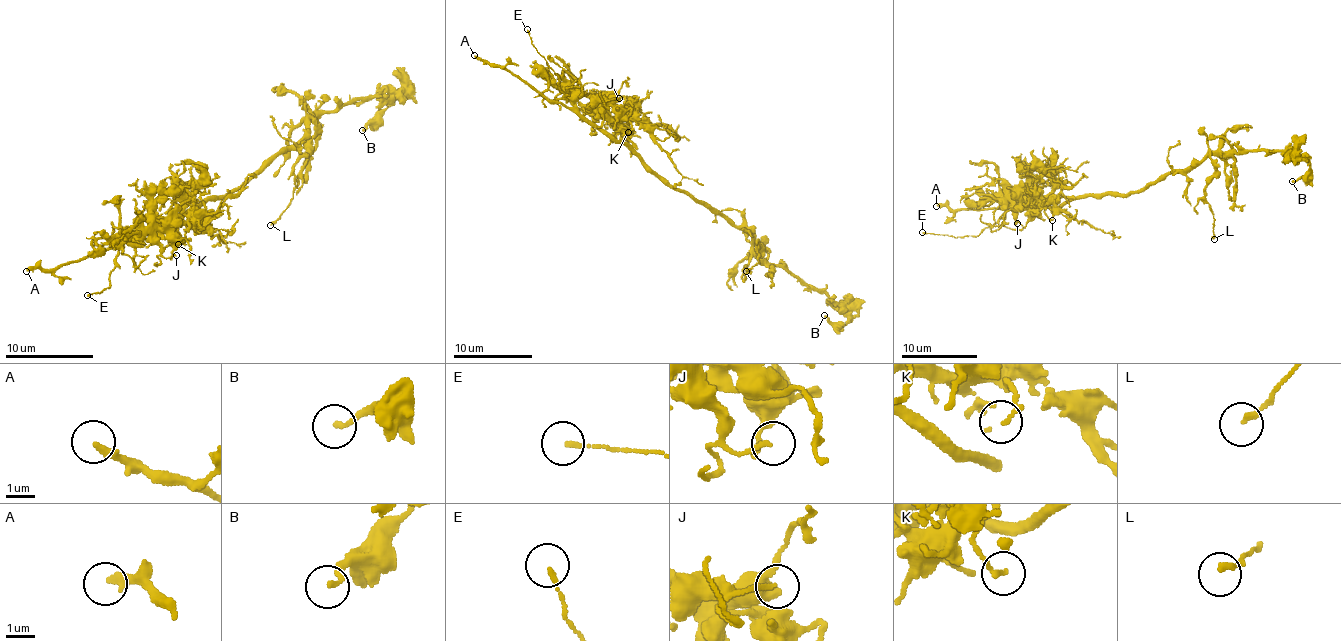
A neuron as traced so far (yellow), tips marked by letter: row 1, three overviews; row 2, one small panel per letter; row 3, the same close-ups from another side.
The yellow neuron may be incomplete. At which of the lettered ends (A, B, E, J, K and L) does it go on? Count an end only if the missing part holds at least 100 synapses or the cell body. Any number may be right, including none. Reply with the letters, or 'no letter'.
A

